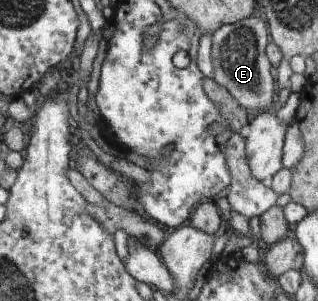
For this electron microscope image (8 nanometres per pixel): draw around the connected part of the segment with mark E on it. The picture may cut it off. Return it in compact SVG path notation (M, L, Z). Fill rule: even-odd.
M249 17L234 24L220 27L212 35L214 81L225 87L238 104L249 111L268 111L276 99L276 77L273 65L265 53L269 44L269 29L257 17Z

